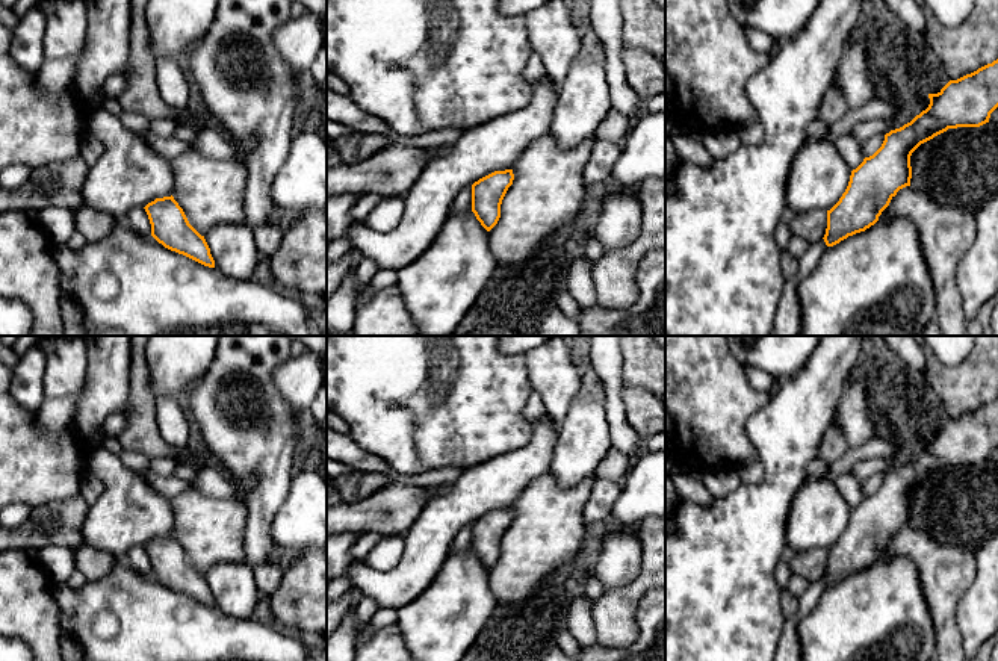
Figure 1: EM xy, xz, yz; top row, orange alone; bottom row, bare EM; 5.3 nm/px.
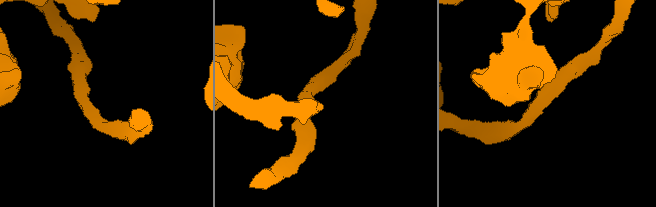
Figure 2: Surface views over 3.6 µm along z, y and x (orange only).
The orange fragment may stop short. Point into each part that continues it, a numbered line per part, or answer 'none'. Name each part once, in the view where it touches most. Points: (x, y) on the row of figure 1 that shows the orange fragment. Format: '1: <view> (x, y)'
none

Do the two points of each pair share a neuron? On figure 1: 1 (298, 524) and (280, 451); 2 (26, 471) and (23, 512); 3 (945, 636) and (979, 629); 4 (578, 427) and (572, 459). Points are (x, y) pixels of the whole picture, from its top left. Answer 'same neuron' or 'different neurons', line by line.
1: different neurons
2: different neurons
3: different neurons
4: same neuron

